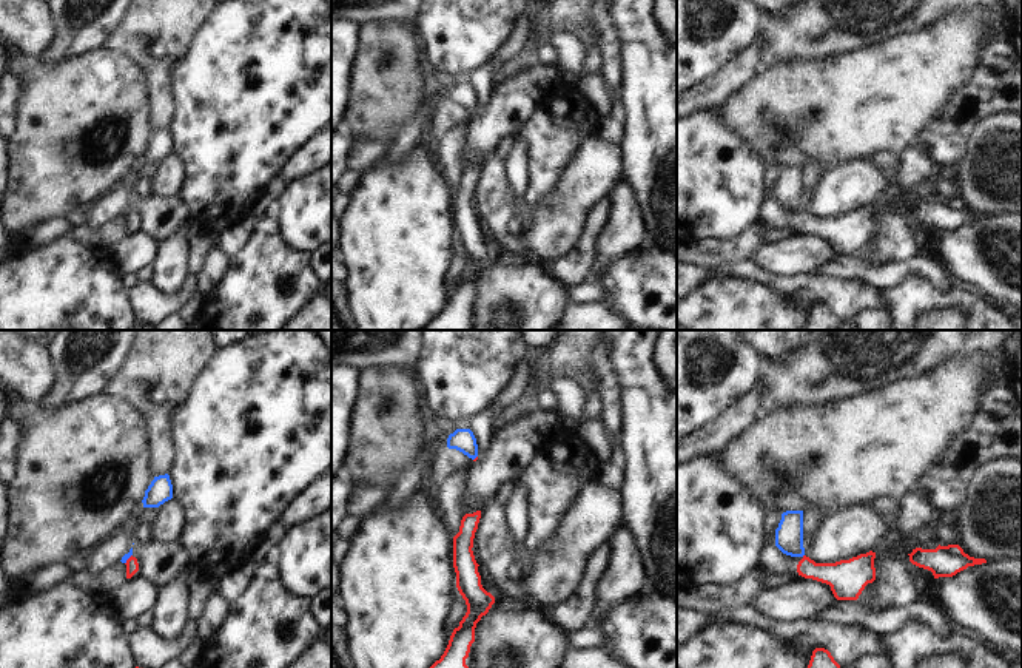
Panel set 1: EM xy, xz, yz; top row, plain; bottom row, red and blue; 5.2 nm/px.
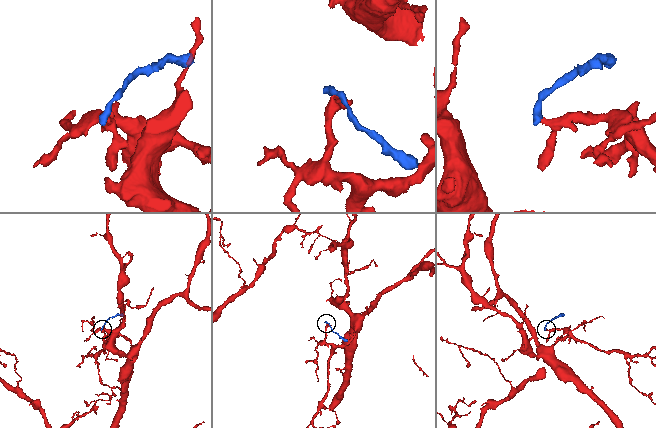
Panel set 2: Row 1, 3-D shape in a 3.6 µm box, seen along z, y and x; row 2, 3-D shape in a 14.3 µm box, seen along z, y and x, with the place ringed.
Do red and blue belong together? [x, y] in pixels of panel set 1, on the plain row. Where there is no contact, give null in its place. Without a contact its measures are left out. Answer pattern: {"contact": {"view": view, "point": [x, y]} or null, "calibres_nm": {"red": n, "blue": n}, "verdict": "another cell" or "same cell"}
{"contact": {"view": "xy", "point": [128, 213]}, "calibres_nm": {"red": 70, "blue": 40}, "verdict": "another cell"}

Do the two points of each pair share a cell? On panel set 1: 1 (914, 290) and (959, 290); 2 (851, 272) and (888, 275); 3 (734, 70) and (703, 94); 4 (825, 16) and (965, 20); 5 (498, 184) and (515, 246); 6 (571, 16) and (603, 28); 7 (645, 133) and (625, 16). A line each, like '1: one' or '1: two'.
1: one
2: one
3: one
4: two
5: one
6: two
7: one

